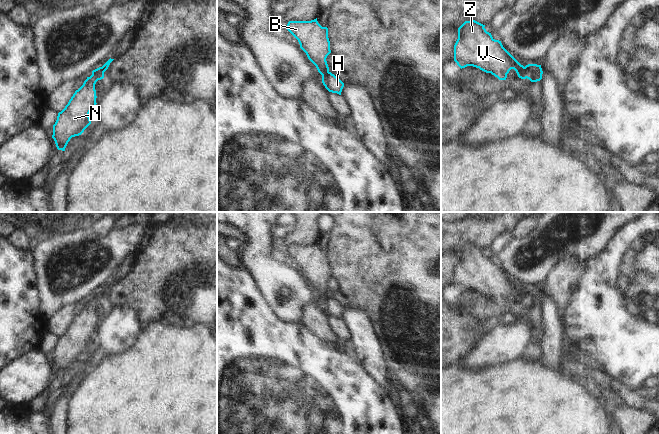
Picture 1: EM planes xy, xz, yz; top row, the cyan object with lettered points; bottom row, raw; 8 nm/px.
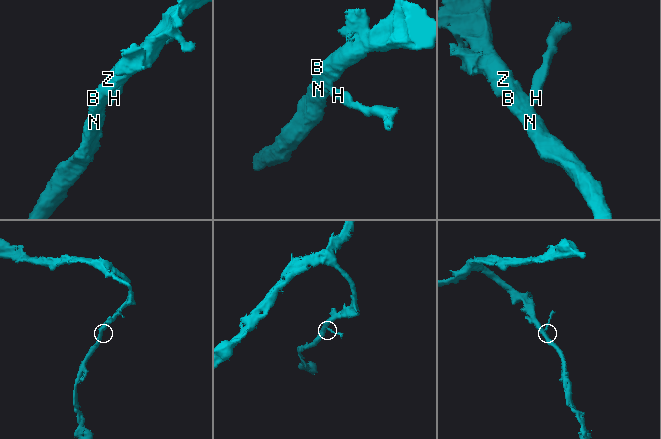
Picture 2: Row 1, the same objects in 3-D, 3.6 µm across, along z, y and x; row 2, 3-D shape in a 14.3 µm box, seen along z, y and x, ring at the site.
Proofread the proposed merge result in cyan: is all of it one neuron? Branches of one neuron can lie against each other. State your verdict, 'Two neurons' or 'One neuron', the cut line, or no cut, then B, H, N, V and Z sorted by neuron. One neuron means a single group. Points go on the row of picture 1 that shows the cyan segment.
Two neurons. Split along yz (523, 67), (527, 77). Groups: B N V Z / H

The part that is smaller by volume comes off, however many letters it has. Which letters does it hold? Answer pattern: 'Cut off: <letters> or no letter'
Cut off: H

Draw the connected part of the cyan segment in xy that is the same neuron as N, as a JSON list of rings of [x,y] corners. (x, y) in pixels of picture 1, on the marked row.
[[[101,67],[93,70],[92,75],[87,77],[65,108],[58,113],[52,135],[58,150],[65,151],[70,139],[81,135],[91,124],[89,113],[97,104],[95,84],[103,78]]]

